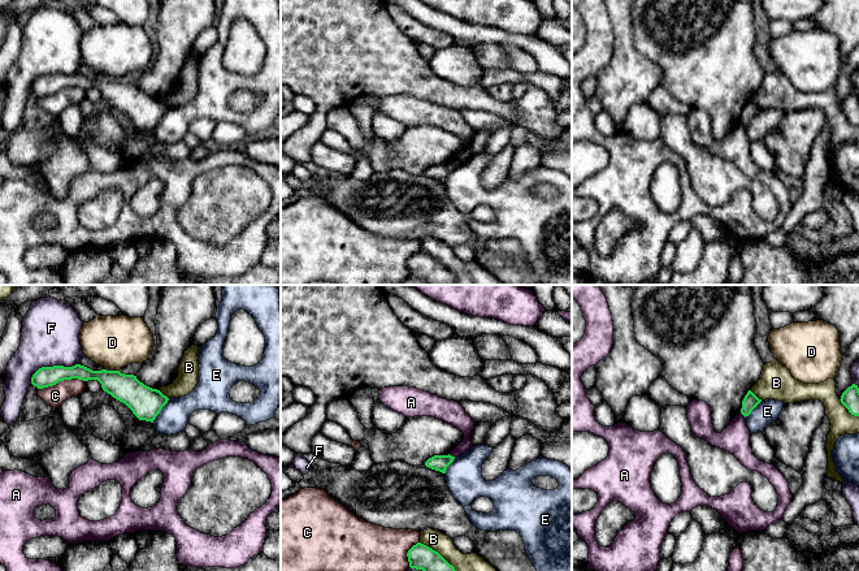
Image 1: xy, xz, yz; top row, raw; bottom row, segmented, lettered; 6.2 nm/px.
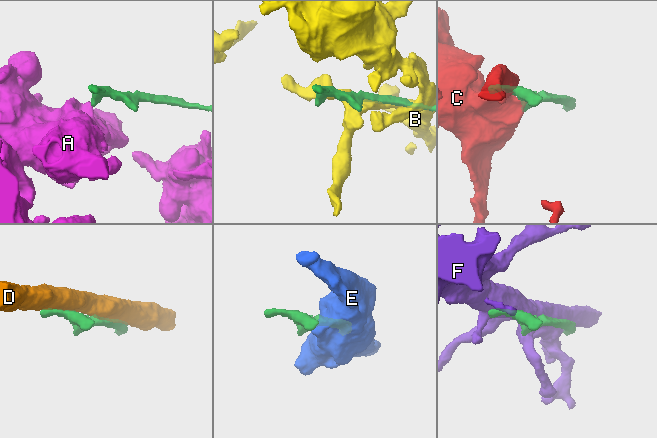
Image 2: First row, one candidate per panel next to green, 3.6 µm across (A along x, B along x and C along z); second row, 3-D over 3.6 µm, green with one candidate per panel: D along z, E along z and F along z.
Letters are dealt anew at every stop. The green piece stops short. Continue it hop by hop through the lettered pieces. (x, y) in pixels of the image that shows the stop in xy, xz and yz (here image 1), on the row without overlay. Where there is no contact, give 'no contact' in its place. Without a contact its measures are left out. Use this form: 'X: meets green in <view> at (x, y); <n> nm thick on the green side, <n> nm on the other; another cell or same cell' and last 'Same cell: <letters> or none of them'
A: meets green in xz at (451, 164); 100 nm thick on the green side, 130 nm on the other; another cell
B: meets green in xy at (161, 102); 200 nm thick on the green side, 130 nm on the other; another cell
C: meets green in xy at (60, 89); 130 nm thick on the green side, 130 nm on the other; another cell
D: meets green in xy at (117, 79); 190 nm thick on the green side, 320 nm on the other; another cell
E: meets green in xy at (161, 117); 200 nm thick on the green side, 180 nm on the other; another cell
F: meets green in xy at (51, 76); 130 nm thick on the green side, 360 nm on the other; another cell
Same cell: none of them

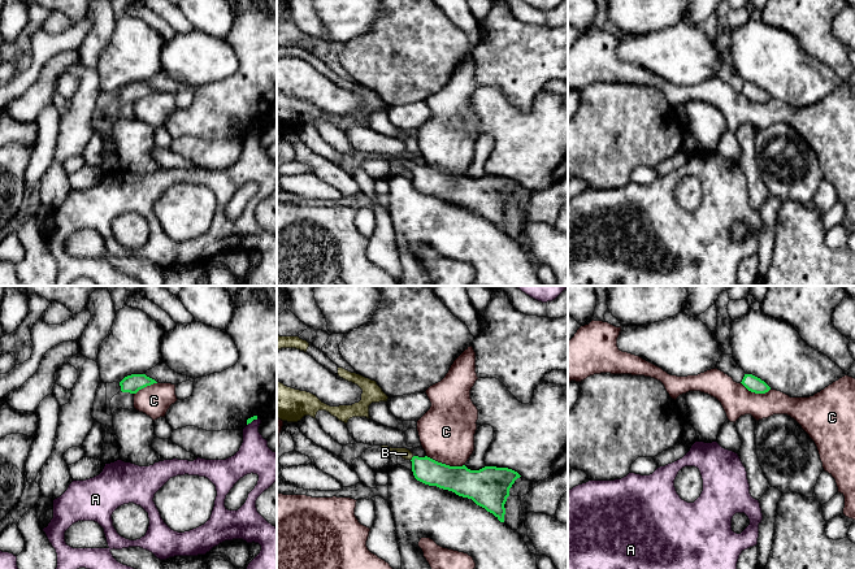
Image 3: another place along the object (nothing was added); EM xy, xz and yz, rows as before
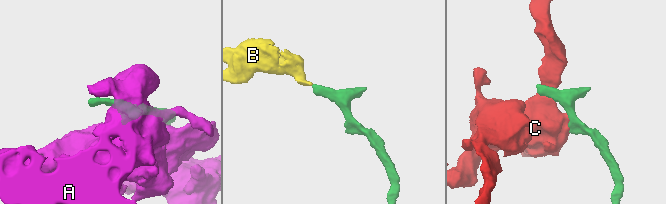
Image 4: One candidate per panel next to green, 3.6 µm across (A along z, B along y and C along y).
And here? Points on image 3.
A: meets green in xy at (250, 131); 30 nm thick on the green side, 200 nm on the other; another cell
B: meets green in xz at (412, 168); 160 nm thick on the green side, 70 nm on the other; same cell
C: meets green in xz at (445, 173); 190 nm thick on the green side, 340 nm on the other; another cell
Same cell: B

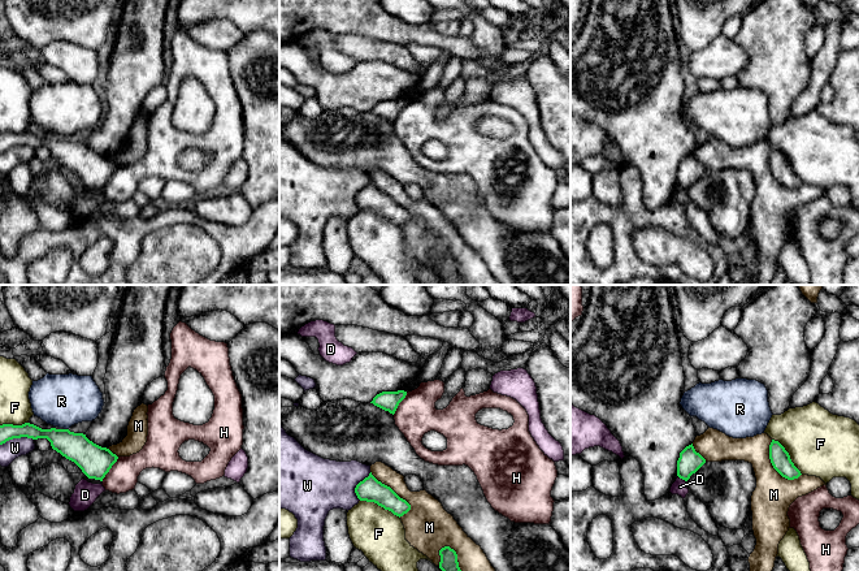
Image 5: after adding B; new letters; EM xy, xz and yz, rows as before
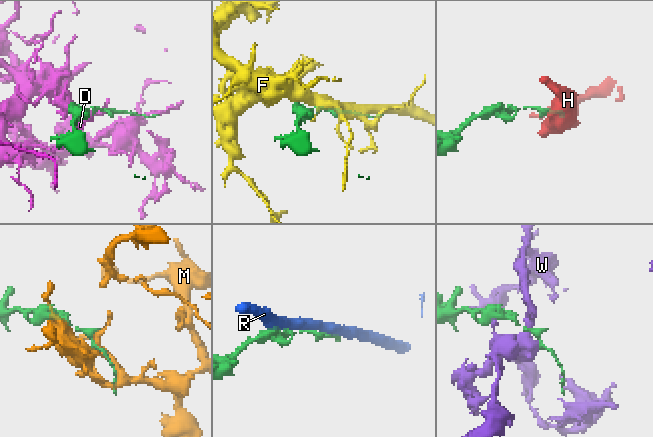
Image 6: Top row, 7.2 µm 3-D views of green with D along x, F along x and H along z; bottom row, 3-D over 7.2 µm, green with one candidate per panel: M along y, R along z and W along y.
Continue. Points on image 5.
D: meets green in yz at (682, 187); 140 nm thick on the green side, 90 nm on the other; another cell
F: meets green in xz at (380, 213); 150 nm thick on the green side, 300 nm on the other; another cell
H: meets green in xy at (111, 176); 200 nm thick on the green side, 180 nm on the other; another cell
M: meets green in xz at (393, 199); 150 nm thick on the green side, 200 nm on the other; another cell
R: meets green in xy at (66, 138); 190 nm thick on the green side, 320 nm on the other; another cell
W: meets green in xy at (16, 146); 100 nm thick on the green side, 120 nm on the other; another cell
Same cell: none of them

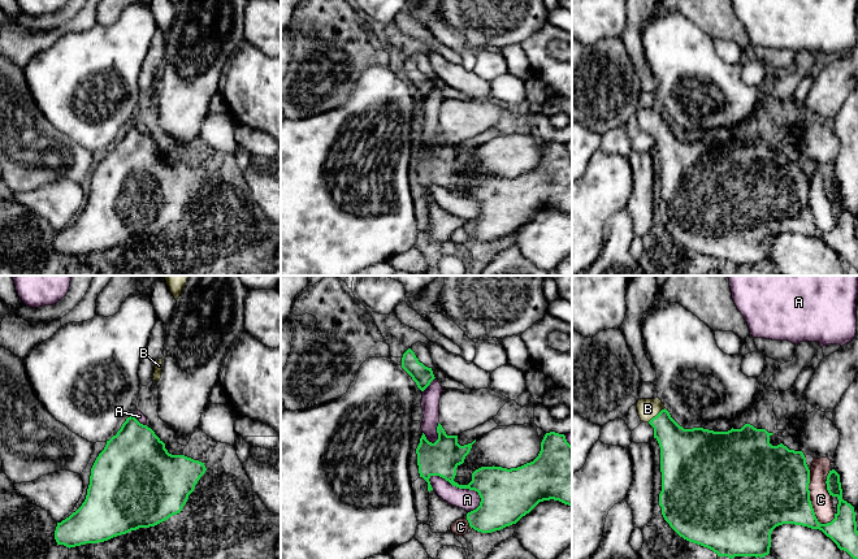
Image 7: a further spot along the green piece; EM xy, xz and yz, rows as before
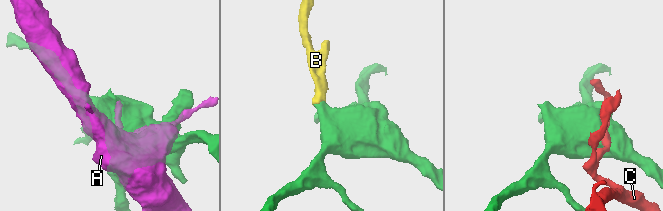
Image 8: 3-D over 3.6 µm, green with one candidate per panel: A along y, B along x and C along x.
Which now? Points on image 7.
A: meets green in xz at (459, 196); 260 nm thick on the green side, 130 nm on the other; another cell
B: meets green in yz at (657, 124); 240 nm thick on the green side, 130 nm on the other; same cell
C: meets green in yz at (810, 209); 440 nm thick on the green side, 130 nm on the other; another cell
Same cell: B

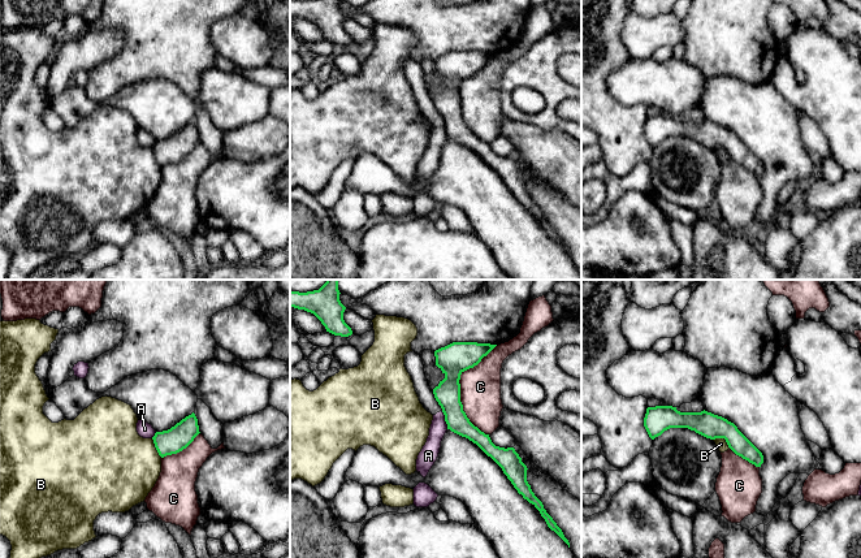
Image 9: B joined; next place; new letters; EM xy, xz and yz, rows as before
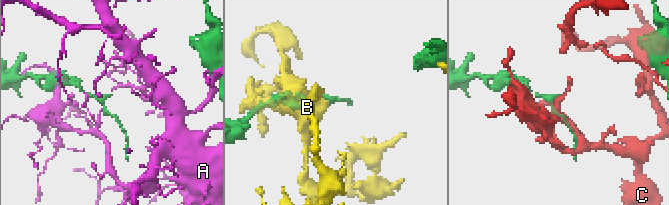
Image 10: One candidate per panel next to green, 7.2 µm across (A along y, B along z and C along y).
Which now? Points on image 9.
A: meets green in xz at (445, 129); 160 nm thick on the green side, 110 nm on the other; another cell
B: meets green in yz at (723, 146); 150 nm thick on the green side, 70 nm on the other; another cell
C: meets green in xz at (459, 96); 190 nm thick on the green side, 260 nm on the other; another cell
Same cell: none of them

